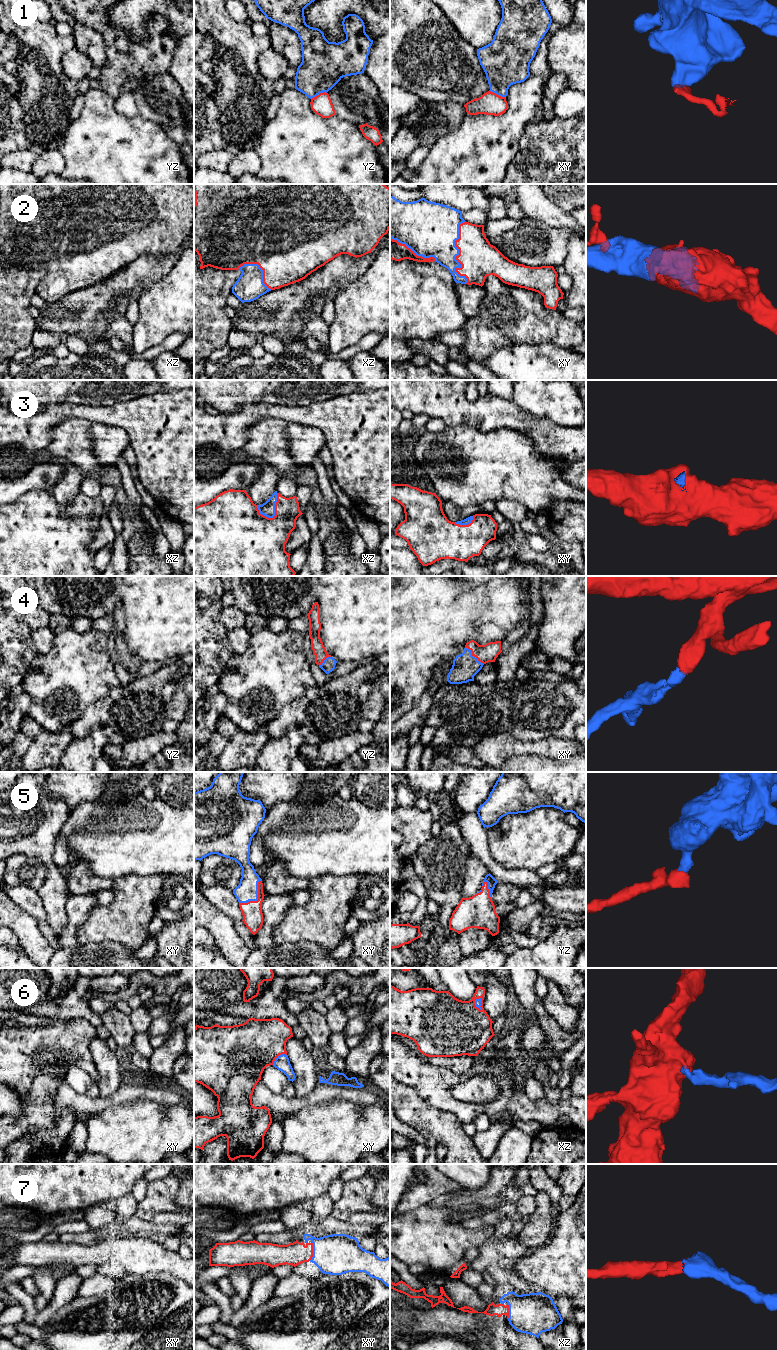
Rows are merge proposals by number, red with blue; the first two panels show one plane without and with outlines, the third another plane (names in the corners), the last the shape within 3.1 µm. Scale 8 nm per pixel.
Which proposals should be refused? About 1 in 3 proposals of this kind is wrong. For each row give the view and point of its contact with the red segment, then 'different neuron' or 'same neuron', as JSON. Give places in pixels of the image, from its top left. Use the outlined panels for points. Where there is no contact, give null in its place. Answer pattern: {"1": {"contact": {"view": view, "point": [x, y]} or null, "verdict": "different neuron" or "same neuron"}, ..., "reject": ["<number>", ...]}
{"1": {"contact": {"view": "xy", "point": [496, 94]}, "verdict": "different neuron"}, "2": {"contact": {"view": "xy", "point": [459, 254]}, "verdict": "same neuron"}, "3": {"contact": {"view": "xz", "point": [275, 511]}, "verdict": "same neuron"}, "4": {"contact": {"view": "xy", "point": [474, 656]}, "verdict": "same neuron"}, "5": {"contact": {"view": "xy", "point": [258, 898]}, "verdict": "same neuron"}, "6": {"contact": {"view": "xy", "point": [278, 1055]}, "verdict": "same neuron"}, "7": {"contact": {"view": "xy", "point": [312, 1251]}, "verdict": "same neuron"}, "reject": ["1"]}

